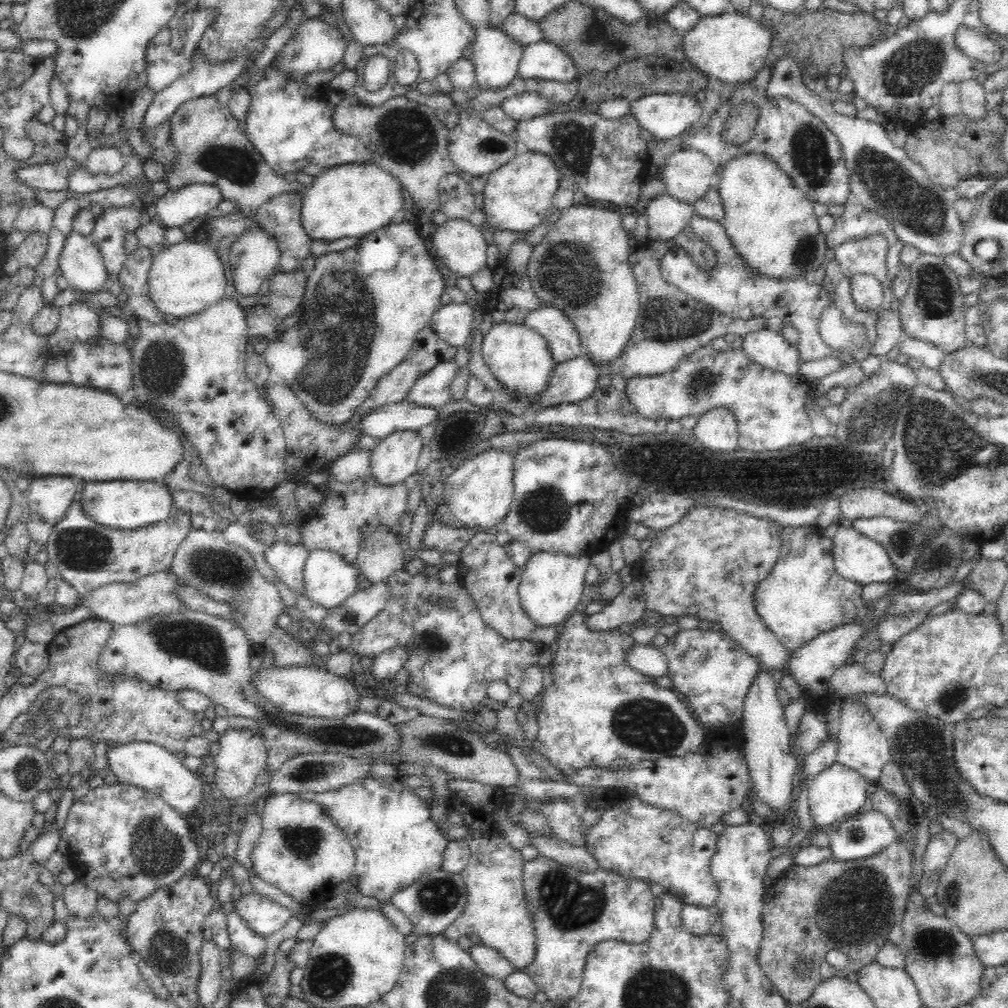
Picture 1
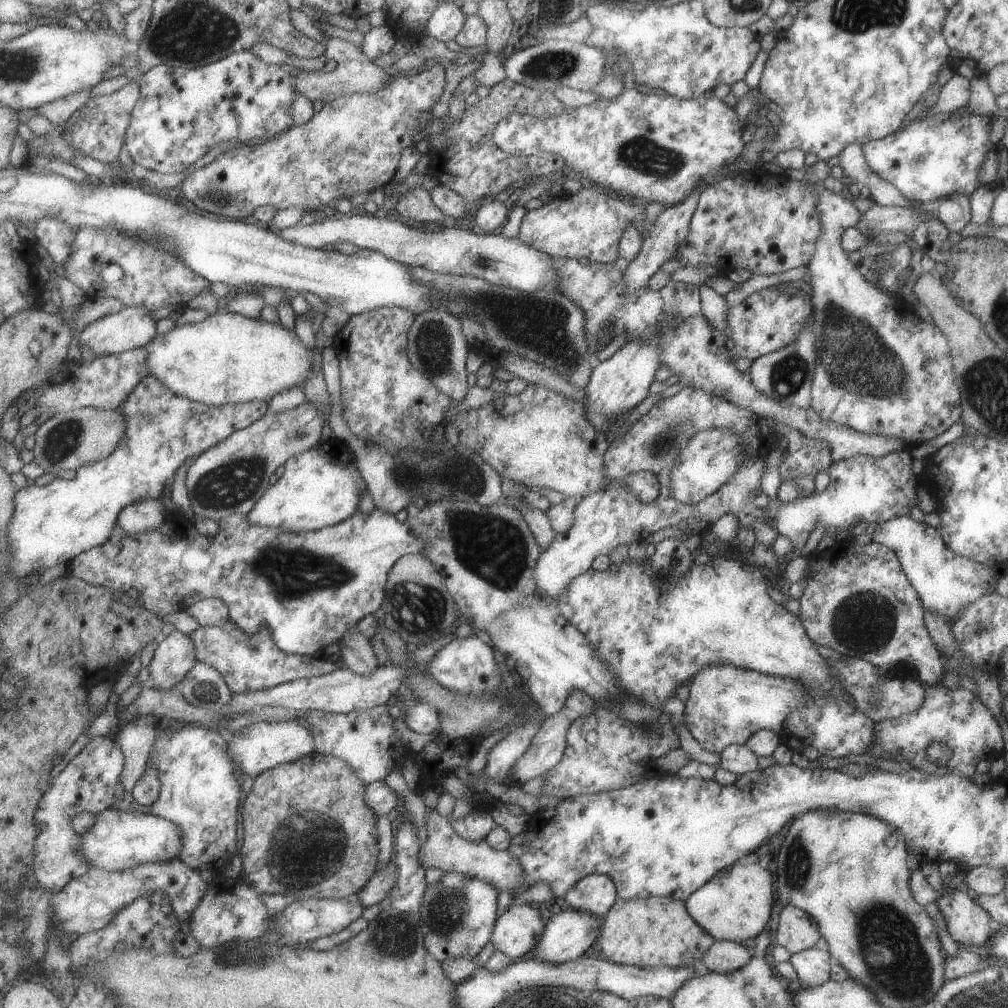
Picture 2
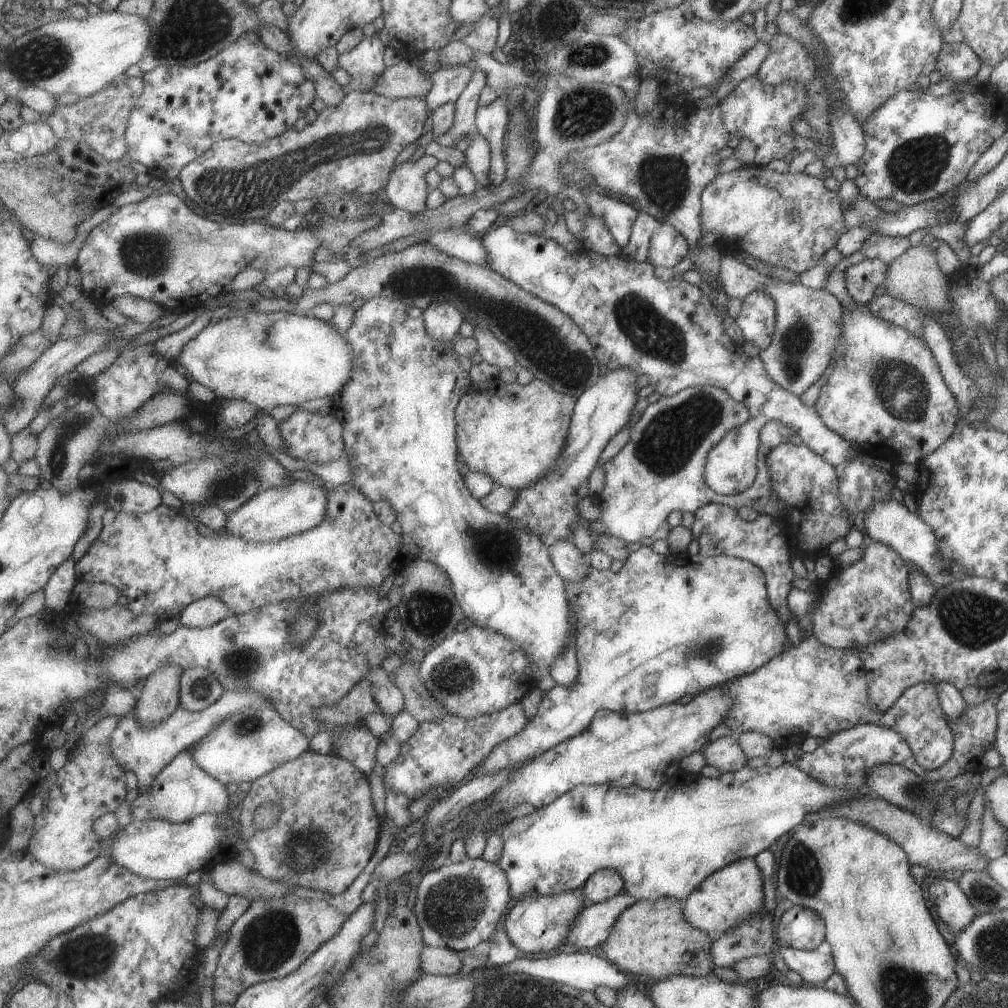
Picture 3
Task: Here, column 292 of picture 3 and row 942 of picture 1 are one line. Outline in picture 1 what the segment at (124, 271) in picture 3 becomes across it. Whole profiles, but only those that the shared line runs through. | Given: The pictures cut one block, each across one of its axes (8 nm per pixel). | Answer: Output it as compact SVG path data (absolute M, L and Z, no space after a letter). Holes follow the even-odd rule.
M227 909L227 923L229 939L236 948L236 952L254 958L256 962L263 962L266 948L266 939L256 934L251 928L248 928L242 917L233 909Z

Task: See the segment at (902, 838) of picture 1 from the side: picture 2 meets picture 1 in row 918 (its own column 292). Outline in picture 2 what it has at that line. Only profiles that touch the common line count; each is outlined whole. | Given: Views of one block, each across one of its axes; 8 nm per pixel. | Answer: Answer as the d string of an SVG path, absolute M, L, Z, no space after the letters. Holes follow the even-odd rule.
M315 752L292 763L283 763L255 778L252 790L247 794L243 804L242 818L244 826L244 841L240 852L243 860L243 871L251 884L264 893L282 894L293 897L295 900L303 899L345 899L348 896L360 893L366 888L378 867L380 816L367 804L366 782L355 772L355 769L333 755Z

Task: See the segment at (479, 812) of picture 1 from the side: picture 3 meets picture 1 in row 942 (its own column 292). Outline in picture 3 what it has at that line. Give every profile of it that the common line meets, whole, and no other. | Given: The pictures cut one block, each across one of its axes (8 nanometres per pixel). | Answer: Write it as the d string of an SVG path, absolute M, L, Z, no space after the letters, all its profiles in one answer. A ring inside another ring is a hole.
M293 481L288 487L263 489L248 503L228 515L226 527L248 541L273 542L299 535L321 524L328 514L329 486L315 486L311 482Z

